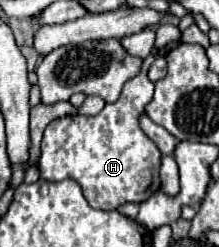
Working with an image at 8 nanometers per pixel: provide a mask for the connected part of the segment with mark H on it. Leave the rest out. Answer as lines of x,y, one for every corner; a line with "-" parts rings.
151,52
151,54
145,58
143,68
141,68
141,74
137,74
133,80
127,80
127,82
123,84
119,102
105,104
105,108
103,108
97,116
81,116
81,114
77,114
77,116
63,116
63,118
55,118
55,120
45,128
43,140
41,140
41,156
39,156
39,174
41,174
43,180
47,180
47,182
59,182
59,180
65,180
65,178
75,180
75,182
83,188
83,194
85,194
87,202
89,202
93,208
97,208
97,210
117,210
117,208
119,208
121,204
125,204
125,202
137,202
137,204
141,204
141,202
145,202
153,192
157,192
157,190
161,188
161,178
159,178
161,152
159,152
159,148
153,144
153,140
151,140
151,138
141,130
141,126
139,126
139,116
145,114
145,106
147,106
147,104
151,102
151,98
153,98
153,82
147,78
147,70
149,70
149,66
151,66
153,60
155,60
155,52

